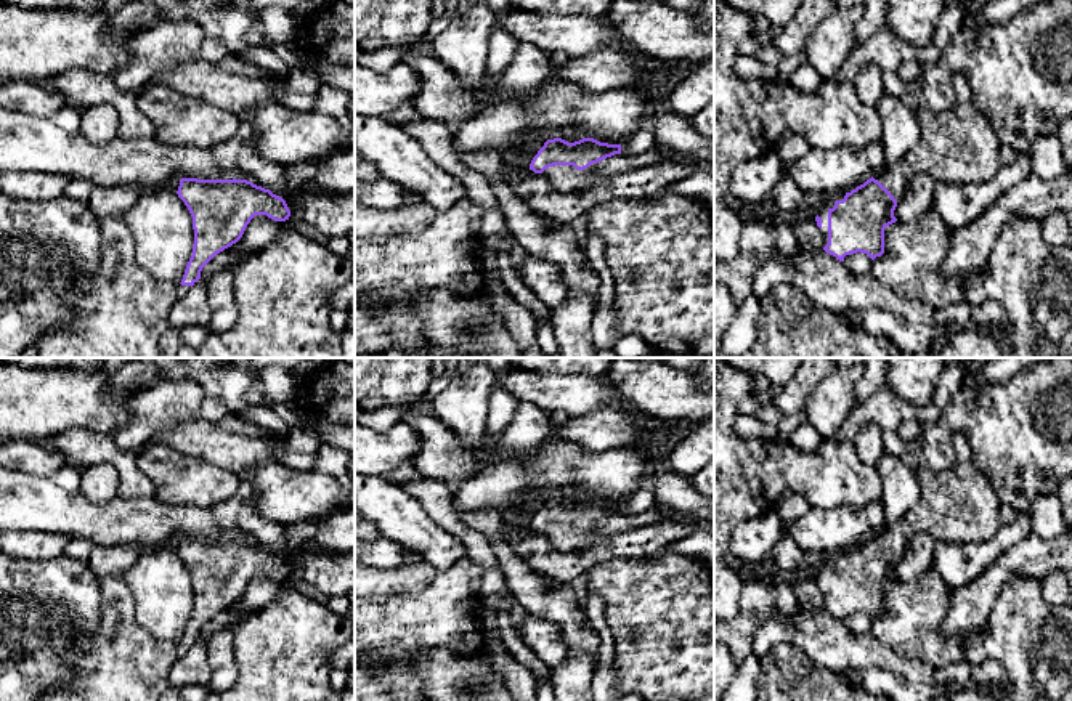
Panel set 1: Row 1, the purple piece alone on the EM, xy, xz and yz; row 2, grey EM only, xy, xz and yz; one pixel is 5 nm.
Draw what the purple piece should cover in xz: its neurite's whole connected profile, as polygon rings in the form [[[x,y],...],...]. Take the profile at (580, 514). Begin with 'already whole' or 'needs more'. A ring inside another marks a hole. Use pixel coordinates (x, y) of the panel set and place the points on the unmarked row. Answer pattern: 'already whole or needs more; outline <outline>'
needs more; outline [[[562,497],[547,499],[530,523],[530,529],[546,537],[547,549],[558,552],[581,550],[595,539],[661,520],[663,510],[653,507],[644,513],[623,515],[621,504],[583,497],[568,502]]]

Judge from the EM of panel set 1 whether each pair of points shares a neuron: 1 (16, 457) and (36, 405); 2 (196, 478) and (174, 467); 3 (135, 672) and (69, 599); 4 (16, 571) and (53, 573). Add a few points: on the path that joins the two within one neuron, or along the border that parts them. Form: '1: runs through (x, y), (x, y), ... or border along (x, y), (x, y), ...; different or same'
1: border along (16, 440), (29, 440), (45, 446); different
2: runs through (191, 478), (185, 478), (178, 472); same
3: border along (101, 591), (98, 628), (77, 639), (69, 653); different
4: runs through (26, 573), (44, 573); same

